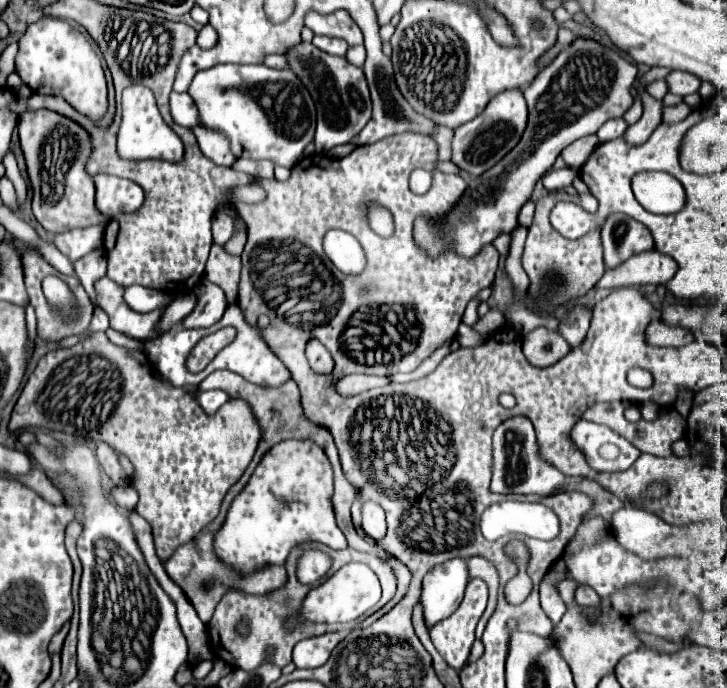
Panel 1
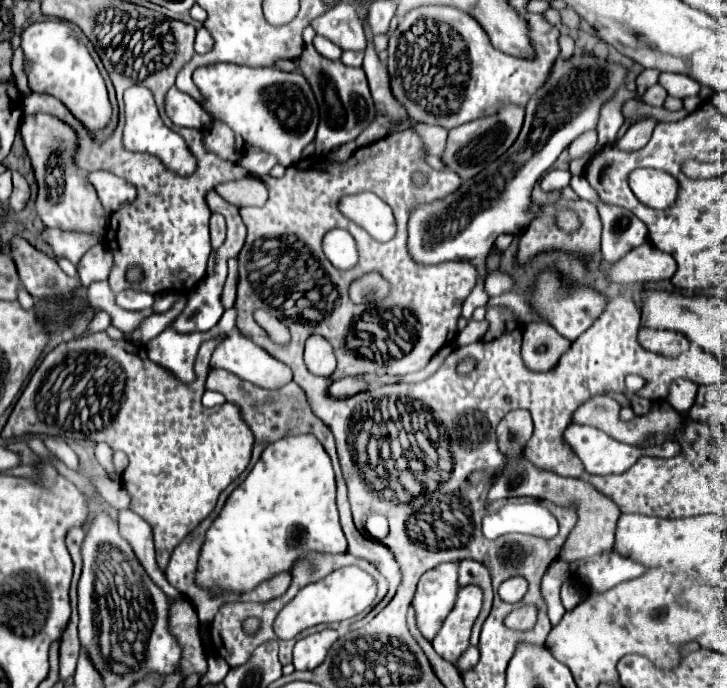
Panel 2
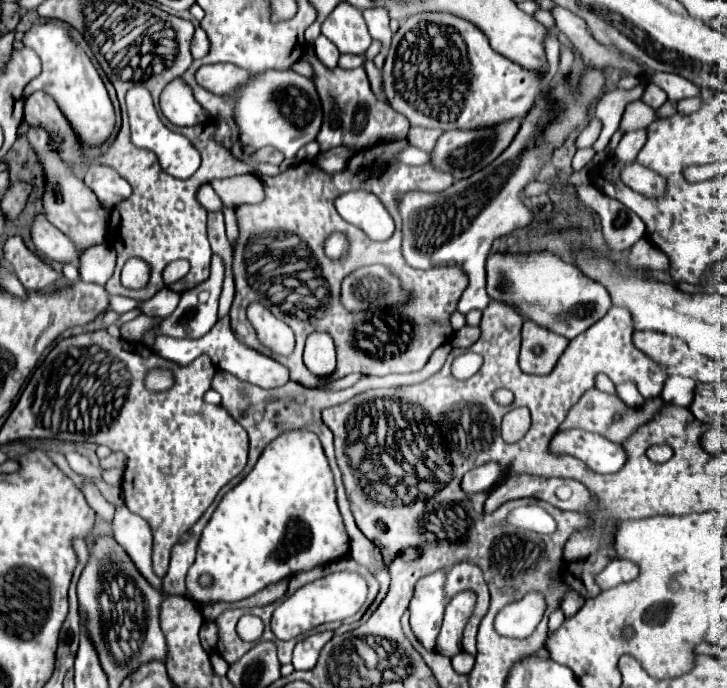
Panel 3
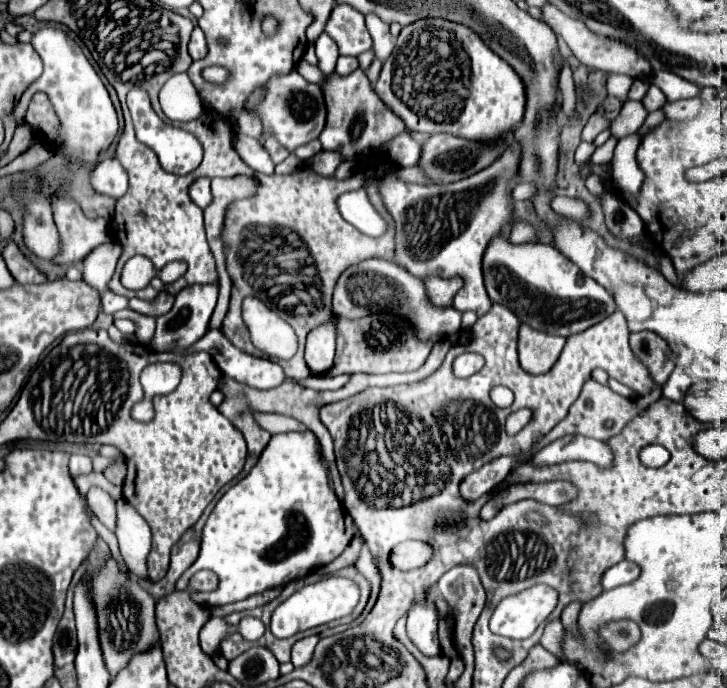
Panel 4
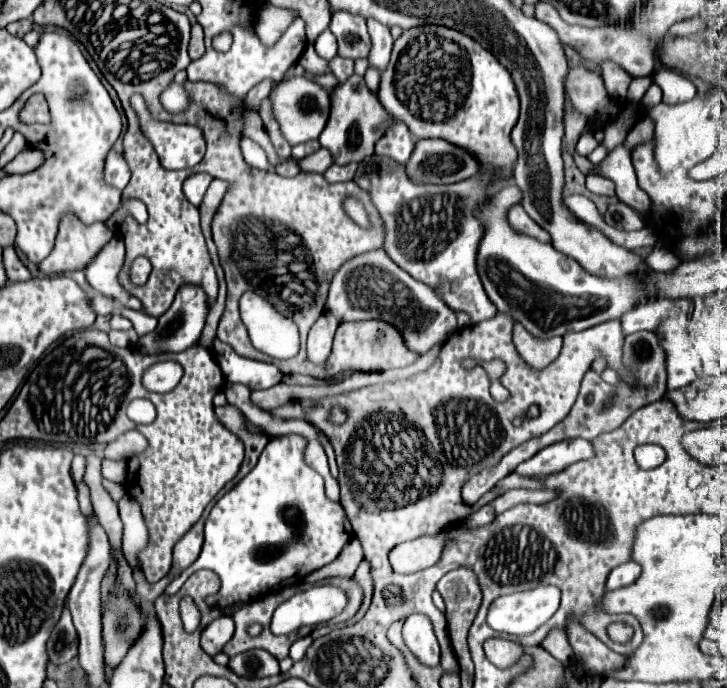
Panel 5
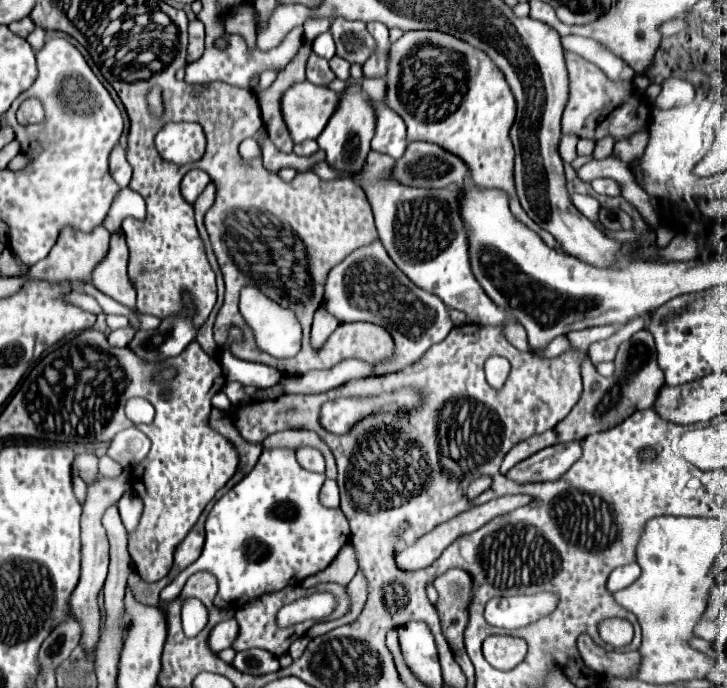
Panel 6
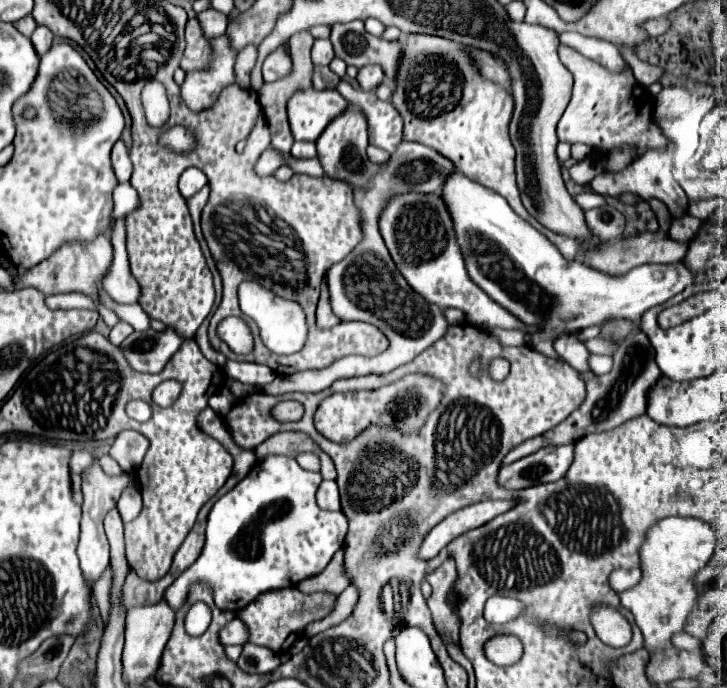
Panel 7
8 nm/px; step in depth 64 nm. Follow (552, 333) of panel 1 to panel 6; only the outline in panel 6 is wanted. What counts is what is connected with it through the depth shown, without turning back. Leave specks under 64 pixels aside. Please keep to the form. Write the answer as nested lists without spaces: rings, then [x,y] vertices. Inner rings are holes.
[[[508,322],[508,324],[504,326],[504,334],[506,334],[506,340],[508,340],[512,346],[516,346],[518,350],[530,350],[526,332],[524,332],[524,328],[522,328],[518,322],[512,322],[512,324]],[[558,336],[548,344],[548,348],[544,352],[538,352],[540,356],[546,356],[546,358],[552,358],[552,356],[560,356],[564,352],[570,352],[570,340],[566,336]]]

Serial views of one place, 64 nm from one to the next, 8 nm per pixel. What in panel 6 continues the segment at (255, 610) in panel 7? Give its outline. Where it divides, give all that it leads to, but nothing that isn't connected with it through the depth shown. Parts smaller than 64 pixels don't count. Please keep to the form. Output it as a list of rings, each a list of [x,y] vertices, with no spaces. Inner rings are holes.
[[[288,586],[288,588],[280,590],[280,592],[260,596],[260,598],[256,598],[256,600],[248,602],[246,606],[242,606],[242,608],[238,610],[238,614],[236,614],[236,620],[238,620],[238,624],[240,624],[240,636],[236,638],[236,642],[232,644],[232,648],[234,648],[234,650],[264,648],[264,650],[268,650],[268,652],[272,652],[272,654],[286,654],[288,648],[290,648],[290,644],[292,644],[296,638],[300,638],[300,636],[306,634],[306,630],[312,626],[312,620],[300,622],[300,624],[296,624],[296,626],[280,628],[280,626],[276,624],[276,614],[278,614],[278,610],[280,610],[282,606],[292,604],[294,600],[304,598],[304,596],[308,596],[308,594],[312,594],[312,592],[310,592],[310,590],[304,590],[302,586],[292,586],[292,588]]]

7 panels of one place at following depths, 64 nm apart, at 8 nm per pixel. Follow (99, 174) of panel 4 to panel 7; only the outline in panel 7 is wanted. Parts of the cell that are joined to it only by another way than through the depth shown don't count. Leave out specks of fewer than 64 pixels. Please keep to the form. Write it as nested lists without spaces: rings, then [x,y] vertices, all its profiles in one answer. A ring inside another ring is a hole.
[[[119,139],[111,151],[111,164],[116,172],[118,182],[126,182],[132,176],[133,165],[129,157],[129,149],[122,139]]]

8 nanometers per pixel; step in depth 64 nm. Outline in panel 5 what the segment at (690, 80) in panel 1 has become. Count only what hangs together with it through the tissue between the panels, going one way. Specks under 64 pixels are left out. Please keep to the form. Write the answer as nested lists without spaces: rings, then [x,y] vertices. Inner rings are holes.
[[[666,70],[656,72],[654,82],[662,88],[664,104],[680,104],[680,102],[688,102],[696,96],[696,86],[688,78],[680,76],[676,72],[666,72]]]

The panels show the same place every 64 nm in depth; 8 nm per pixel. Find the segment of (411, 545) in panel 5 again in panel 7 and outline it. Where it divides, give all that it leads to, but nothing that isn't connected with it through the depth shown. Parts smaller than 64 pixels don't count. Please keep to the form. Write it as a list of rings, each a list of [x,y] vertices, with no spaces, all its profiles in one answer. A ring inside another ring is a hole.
[[[484,500],[452,512],[438,526],[434,526],[432,532],[424,538],[418,552],[420,558],[422,560],[434,558],[440,552],[440,548],[444,548],[450,540],[490,522],[494,516],[510,510],[514,504],[516,504],[514,500]]]

